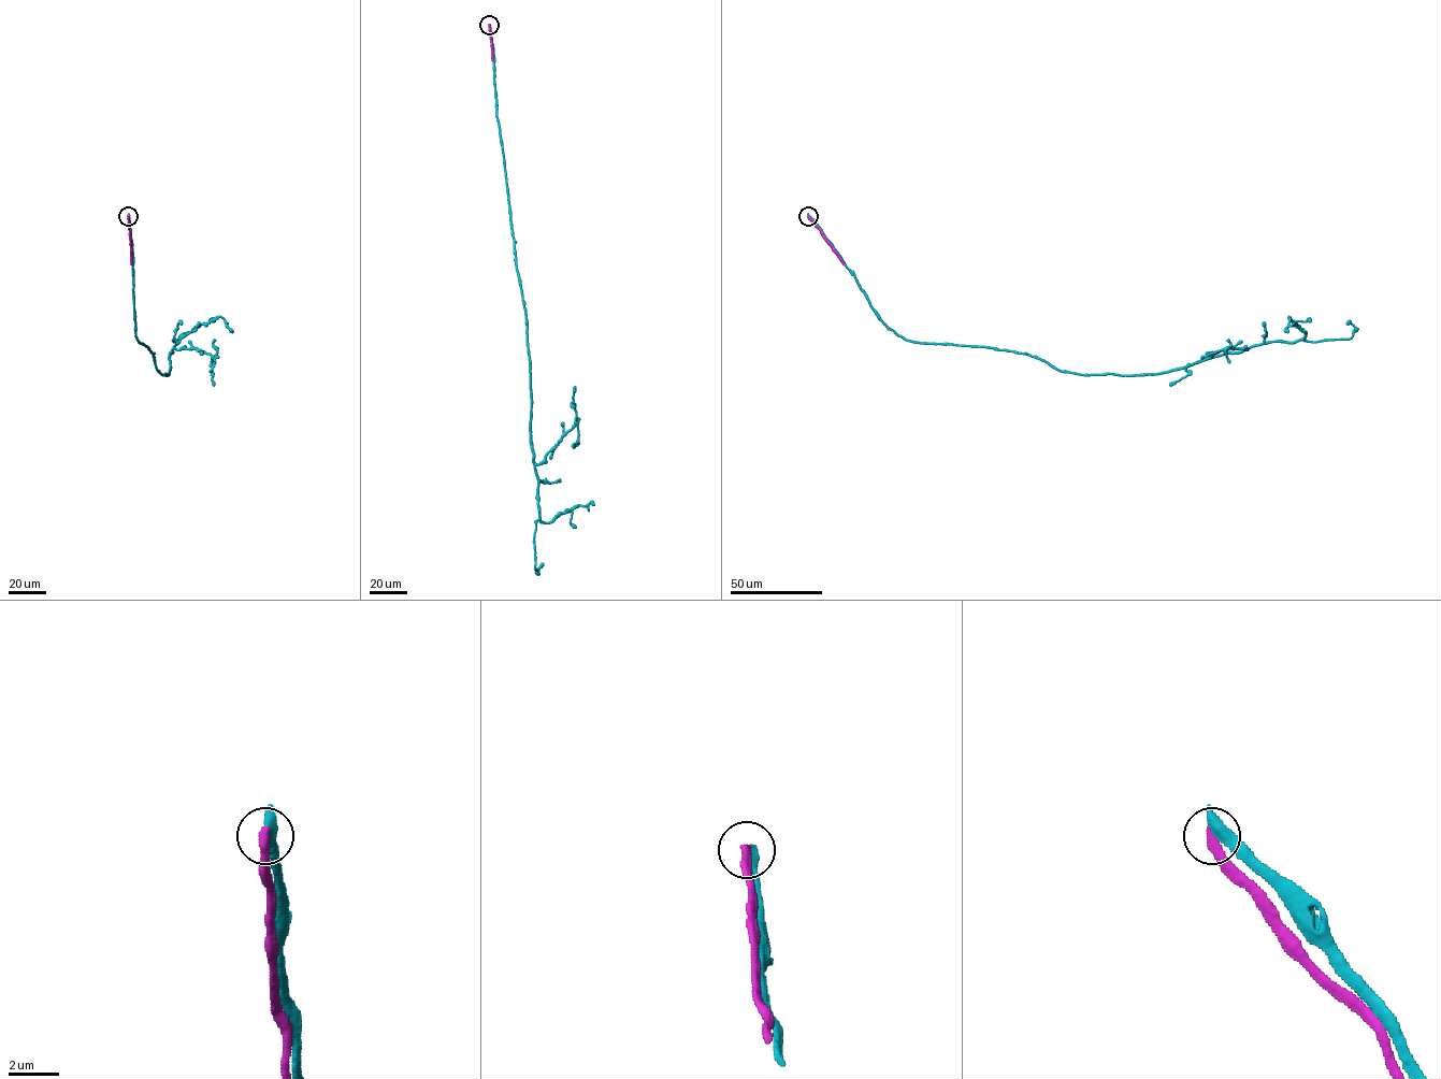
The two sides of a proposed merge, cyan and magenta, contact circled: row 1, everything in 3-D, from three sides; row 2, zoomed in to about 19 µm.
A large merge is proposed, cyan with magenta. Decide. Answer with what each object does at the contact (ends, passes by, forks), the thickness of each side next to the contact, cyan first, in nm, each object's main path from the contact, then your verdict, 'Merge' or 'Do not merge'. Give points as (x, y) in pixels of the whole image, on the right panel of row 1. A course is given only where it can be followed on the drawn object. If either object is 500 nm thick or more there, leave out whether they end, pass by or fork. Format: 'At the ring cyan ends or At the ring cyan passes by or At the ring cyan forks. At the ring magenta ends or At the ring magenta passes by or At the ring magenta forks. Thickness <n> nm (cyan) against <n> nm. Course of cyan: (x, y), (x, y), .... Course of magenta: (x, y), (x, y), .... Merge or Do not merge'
Thickness 550 nm (cyan) against 380 nm. Course of cyan: (808, 216), (877, 316), (907, 340), (1014, 350), (1079, 374), (1135, 375), (1306, 333), (1288, 316), (1287, 332). Course of magenta: (808, 216), (844, 264). Do not merge

